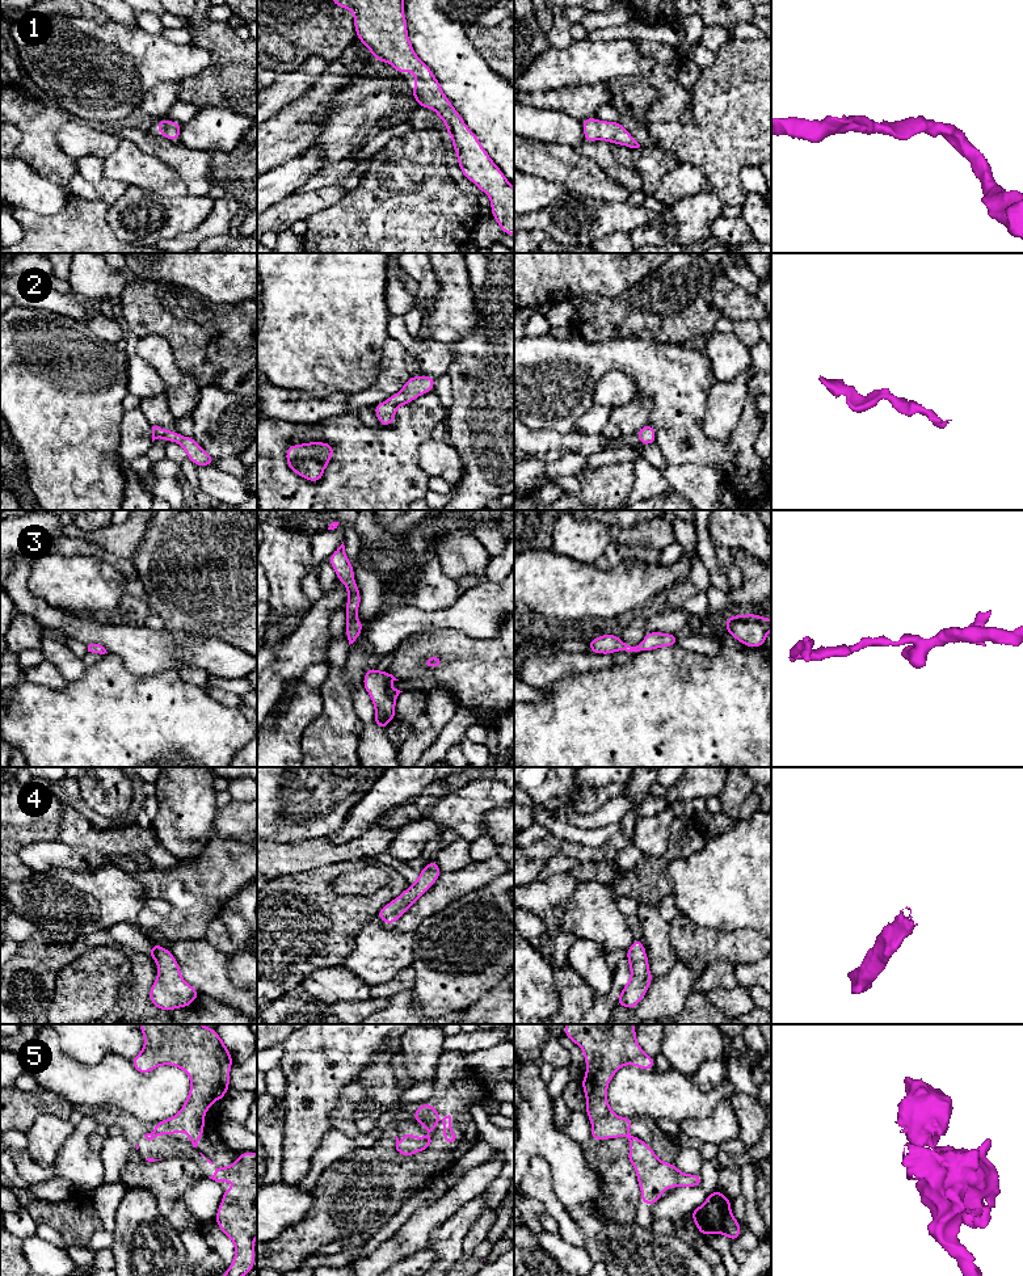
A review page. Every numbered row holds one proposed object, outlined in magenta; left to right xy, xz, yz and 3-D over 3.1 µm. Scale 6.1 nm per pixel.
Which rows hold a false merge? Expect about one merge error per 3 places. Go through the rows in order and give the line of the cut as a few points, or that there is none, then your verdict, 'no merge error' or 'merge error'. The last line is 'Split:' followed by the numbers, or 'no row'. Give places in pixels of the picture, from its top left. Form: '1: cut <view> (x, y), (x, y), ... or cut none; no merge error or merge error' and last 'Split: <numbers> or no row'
1: cut none; no merge error
2: cut none; no merge error
3: cut none; no merge error
4: cut none; no merge error
5: cut xy (154, 1132), (161, 1133); merge error
Split: 5

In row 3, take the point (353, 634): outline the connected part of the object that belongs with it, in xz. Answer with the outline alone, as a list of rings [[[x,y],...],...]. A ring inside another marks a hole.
[[[344,542],[331,555],[328,561],[334,569],[337,578],[348,589],[348,603],[345,607],[345,615],[346,615],[345,631],[346,631],[346,637],[349,640],[349,645],[350,645],[359,637],[359,633],[363,629],[365,623],[355,619],[359,605],[361,605],[361,593],[354,581],[353,565],[349,561],[348,556],[345,555]]]

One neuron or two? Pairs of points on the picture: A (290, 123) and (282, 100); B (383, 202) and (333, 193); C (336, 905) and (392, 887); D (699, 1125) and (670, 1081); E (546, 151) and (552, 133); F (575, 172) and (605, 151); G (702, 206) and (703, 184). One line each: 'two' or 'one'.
A: two
B: two
C: one
D: two
E: two
F: two
G: two

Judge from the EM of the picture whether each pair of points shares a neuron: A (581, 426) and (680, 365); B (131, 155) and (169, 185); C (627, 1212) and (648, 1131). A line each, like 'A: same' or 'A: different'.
A: different
B: same
C: same

